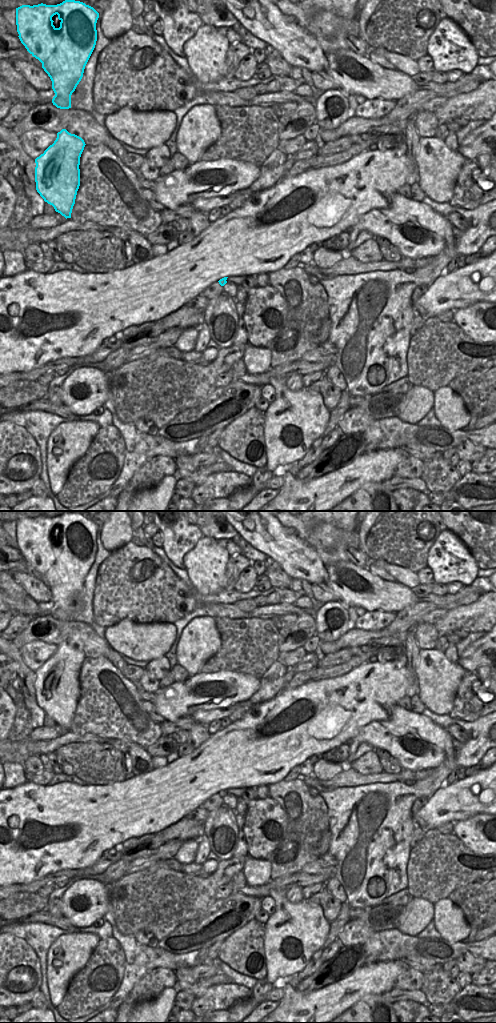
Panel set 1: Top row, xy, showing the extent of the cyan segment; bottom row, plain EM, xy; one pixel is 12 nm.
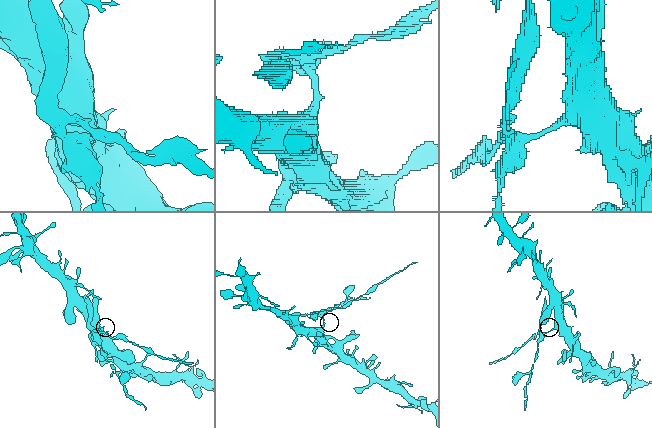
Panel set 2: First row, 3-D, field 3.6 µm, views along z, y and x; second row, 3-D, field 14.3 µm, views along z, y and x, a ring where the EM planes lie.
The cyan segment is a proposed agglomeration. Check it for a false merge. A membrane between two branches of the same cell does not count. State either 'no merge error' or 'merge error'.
merge error

